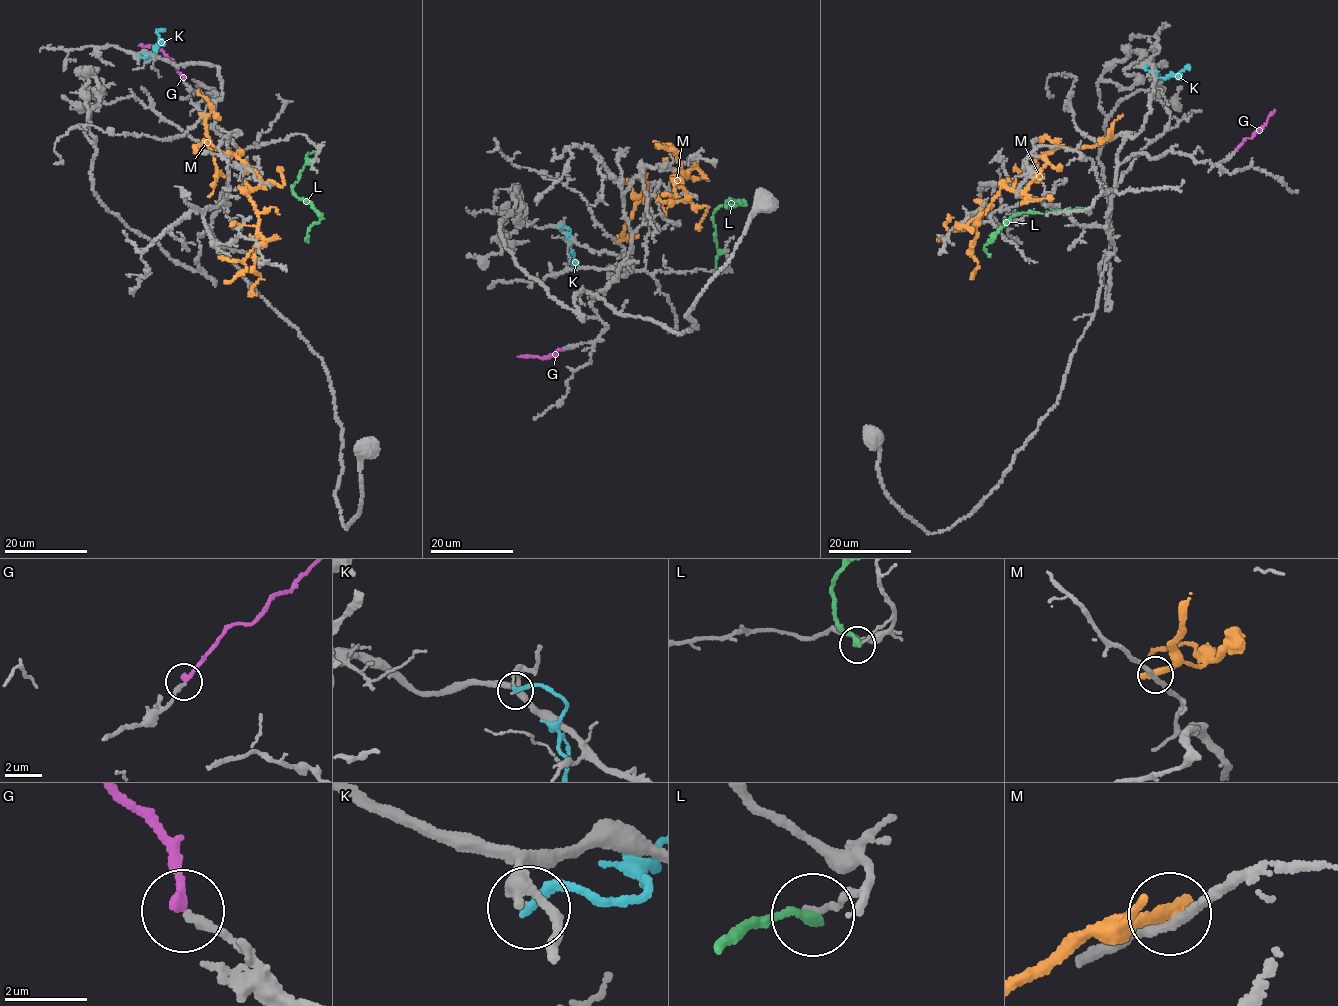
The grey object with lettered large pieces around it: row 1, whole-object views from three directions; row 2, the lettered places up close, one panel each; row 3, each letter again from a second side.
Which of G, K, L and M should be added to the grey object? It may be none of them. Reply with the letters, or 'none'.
G

